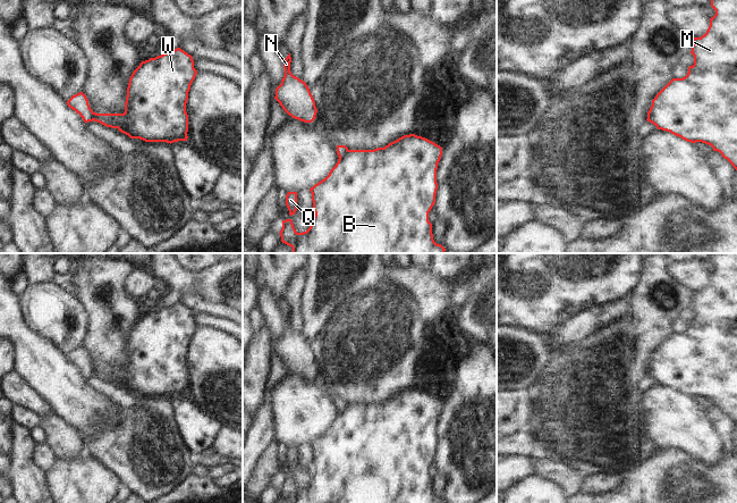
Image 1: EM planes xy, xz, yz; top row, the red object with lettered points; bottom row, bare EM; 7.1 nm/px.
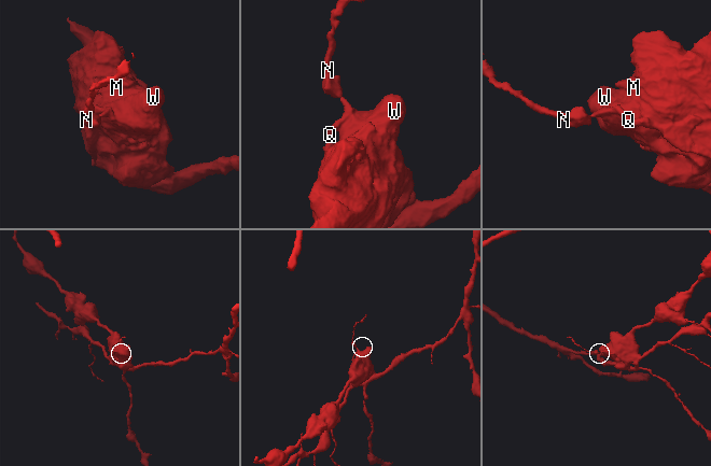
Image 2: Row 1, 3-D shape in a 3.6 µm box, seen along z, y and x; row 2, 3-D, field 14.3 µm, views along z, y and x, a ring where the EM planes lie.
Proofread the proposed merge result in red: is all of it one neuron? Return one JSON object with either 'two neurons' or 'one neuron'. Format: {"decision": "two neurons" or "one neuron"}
{"decision": "two neurons"}

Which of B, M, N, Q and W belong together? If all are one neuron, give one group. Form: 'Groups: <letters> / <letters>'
Groups: B M W / N Q

